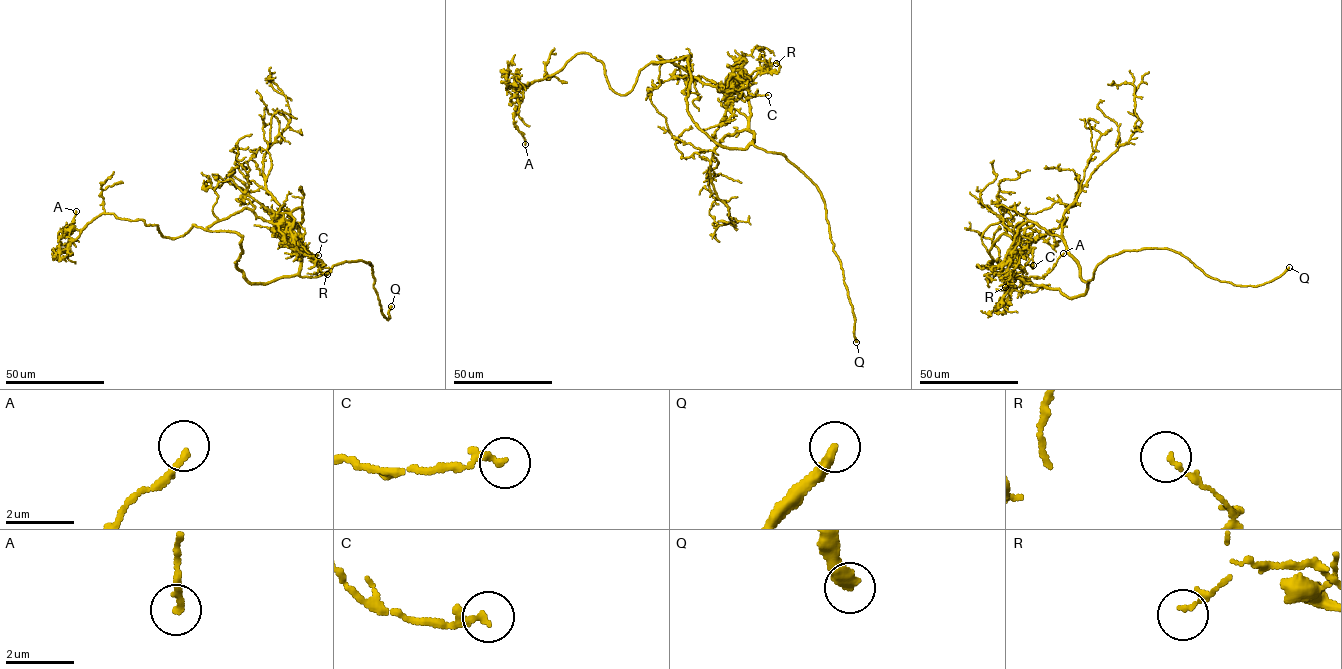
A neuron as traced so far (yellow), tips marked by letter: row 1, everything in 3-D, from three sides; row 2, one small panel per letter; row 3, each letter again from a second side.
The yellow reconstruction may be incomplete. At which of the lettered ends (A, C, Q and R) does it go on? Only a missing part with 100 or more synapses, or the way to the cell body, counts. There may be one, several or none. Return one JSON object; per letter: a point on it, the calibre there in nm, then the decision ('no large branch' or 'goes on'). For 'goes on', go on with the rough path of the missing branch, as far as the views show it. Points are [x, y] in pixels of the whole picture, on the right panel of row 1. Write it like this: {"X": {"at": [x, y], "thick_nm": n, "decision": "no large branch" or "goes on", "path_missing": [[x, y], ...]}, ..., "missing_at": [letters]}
{"A": {"at": [1063, 253], "thick_nm": 180, "decision": "no large branch"}, "C": {"at": [1033, 265], "thick_nm": 240, "decision": "no large branch"}, "Q": {"at": [1289, 267], "thick_nm": 420, "decision": "goes on", "path_missing": [[1289, 267], [1297, 249], [1297, 226]]}, "R": {"at": [1005, 287], "thick_nm": 110, "decision": "no large branch"}, "missing_at": ["Q"]}

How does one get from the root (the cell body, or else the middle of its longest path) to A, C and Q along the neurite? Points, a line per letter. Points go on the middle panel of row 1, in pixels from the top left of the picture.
A: (687, 104), (687, 57), (650, 62), (619, 95), (603, 64), (578, 53), (523, 90), (514, 123), (525, 144)
C: (687, 104), (691, 120), (716, 142), (744, 149), (754, 133), (724, 97), (730, 91), (743, 101), (768, 95)
Q: (687, 104), (691, 120), (716, 142), (737, 148), (752, 144), (783, 154), (816, 186), (852, 307), (856, 342)

